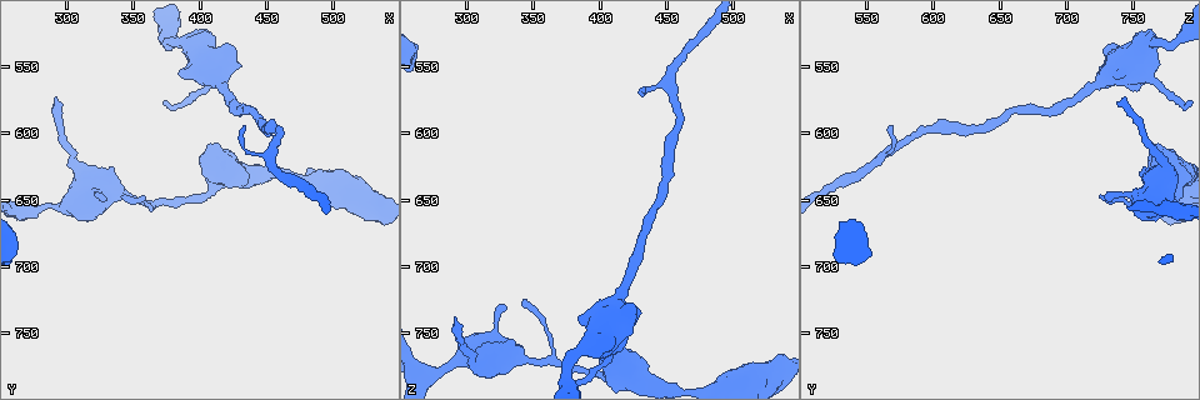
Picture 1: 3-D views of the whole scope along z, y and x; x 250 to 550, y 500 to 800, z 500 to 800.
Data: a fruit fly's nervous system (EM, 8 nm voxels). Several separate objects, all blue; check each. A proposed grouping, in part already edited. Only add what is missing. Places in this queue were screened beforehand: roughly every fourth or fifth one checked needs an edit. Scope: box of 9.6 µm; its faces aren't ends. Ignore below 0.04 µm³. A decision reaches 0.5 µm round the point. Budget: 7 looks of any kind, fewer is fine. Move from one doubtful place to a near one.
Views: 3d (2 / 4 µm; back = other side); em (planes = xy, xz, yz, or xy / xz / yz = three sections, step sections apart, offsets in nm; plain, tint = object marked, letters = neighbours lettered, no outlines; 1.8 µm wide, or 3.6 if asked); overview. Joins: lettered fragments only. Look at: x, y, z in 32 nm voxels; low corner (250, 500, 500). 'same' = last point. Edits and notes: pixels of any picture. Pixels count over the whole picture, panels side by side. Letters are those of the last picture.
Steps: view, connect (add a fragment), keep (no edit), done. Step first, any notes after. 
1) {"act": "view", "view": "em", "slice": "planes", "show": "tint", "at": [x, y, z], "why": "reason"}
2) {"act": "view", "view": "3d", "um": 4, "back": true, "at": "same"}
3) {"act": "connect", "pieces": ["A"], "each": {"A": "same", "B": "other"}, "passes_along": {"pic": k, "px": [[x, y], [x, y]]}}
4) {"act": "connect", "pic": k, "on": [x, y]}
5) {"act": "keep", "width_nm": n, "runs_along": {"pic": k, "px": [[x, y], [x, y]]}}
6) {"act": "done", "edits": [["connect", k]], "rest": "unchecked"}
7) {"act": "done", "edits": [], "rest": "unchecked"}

{"act": "view", "view": "3d", "um": 2, "at": [432, 596, 568], "why": "an open end"}

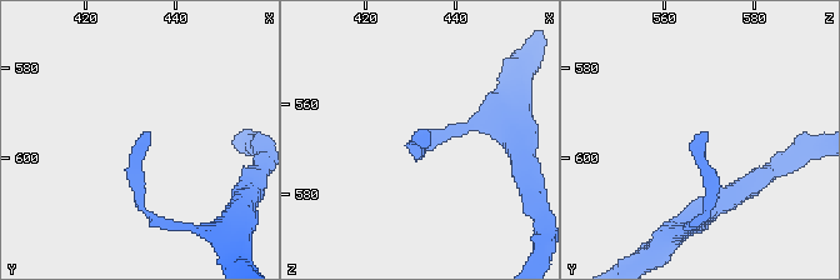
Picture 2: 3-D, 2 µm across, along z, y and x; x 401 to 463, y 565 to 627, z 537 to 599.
{"act": "view", "view": "em", "slice": "xz", "step": 8, "show": "tint", "at": [434, 593, 569], "why": "shape alone is not enough"}

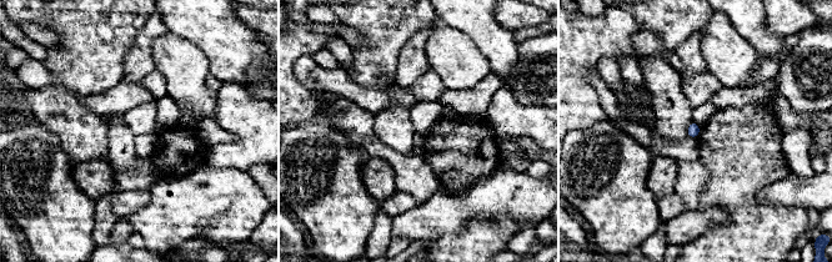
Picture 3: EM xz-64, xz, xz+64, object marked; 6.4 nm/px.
{"act": "view", "view": "em", "slice": "planes", "show": "letters", "at": "same"}

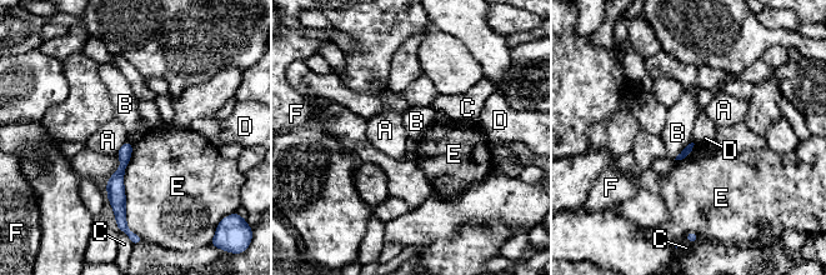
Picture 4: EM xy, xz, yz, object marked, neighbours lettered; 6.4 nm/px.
{"act": "keep", "longest_contact_nm": ["E", 550], "each": {"A": "other", "B": "other", "C": "other", "D": "other", "E": "other", "F": "other"}, "runs_along": {"pic": 4, "px": [[129, 145], [118, 176], [118, 211]]}, "found": "none of them fits"}

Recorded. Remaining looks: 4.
{"act": "view", "view": "3d", "um": 4, "at": [410, 556, 732], "why": "thick turns thin"}

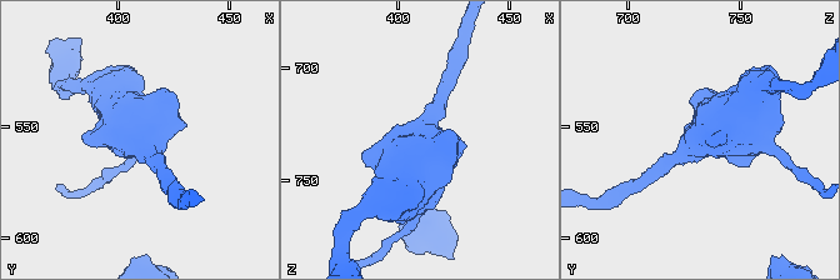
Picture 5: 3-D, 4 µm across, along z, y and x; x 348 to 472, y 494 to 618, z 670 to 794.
{"act": "view", "view": "em", "um": 3.6, "slice": "xy", "step": 8, "show": "letters", "at": [411, 554, 734], "why": "shape alone is not enough"}

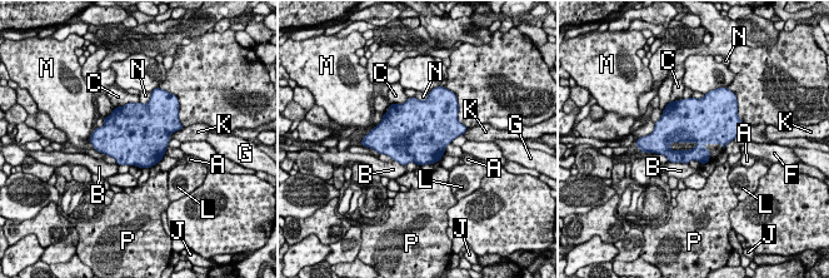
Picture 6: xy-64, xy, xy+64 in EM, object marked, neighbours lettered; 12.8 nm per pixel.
{"act": "view", "view": "em", "um": 3.6, "slice": "yz", "step": 4, "show": "letters", "at": "same", "why": "another direction"}

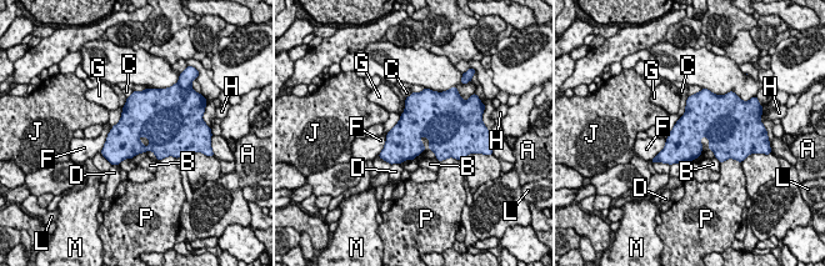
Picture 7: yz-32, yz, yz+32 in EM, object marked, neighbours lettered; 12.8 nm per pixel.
{"act": "keep", "each": {"A": "other", "B": "other", "C": "other", "D": "other", "F": "other", "G": "other", "H": "other", "J": "other", "L": "other", "M": "other", "P": "other"}, "border": {"pic": 7, "px": [[113, 128], [100, 150]]}, "found": "none of them fits"}

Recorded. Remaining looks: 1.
{"act": "done", "edits": [], "rest": "unchecked"}

